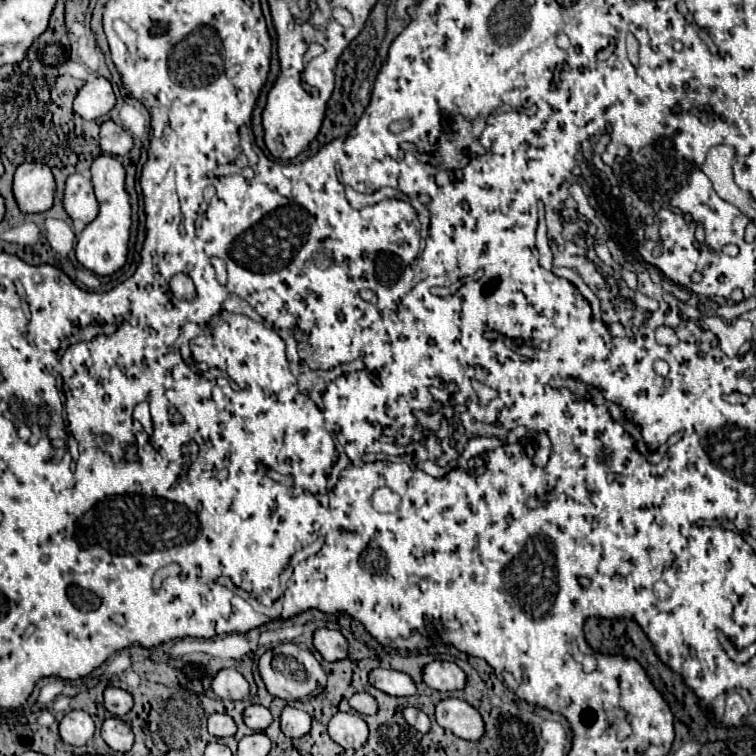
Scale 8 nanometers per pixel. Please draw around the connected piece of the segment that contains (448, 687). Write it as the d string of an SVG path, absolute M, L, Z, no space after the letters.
M433 661L423 669L423 681L437 691L459 691L465 689L467 675L449 661Z

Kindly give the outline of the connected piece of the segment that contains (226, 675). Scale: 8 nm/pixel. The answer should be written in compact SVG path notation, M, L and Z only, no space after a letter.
M223 669L217 673L217 677L211 683L213 691L221 699L233 699L243 701L249 695L249 683L247 679L235 671L235 669Z

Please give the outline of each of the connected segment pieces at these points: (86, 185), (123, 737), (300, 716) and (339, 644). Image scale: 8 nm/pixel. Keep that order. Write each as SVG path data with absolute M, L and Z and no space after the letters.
M75 173L67 179L65 211L71 219L81 219L83 223L91 223L97 217L97 197L93 195L93 183L89 183L89 177Z
M111 717L111 719L107 719L103 723L101 737L113 751L125 753L125 751L129 751L133 747L133 731L119 717Z
M285 707L281 713L281 731L291 739L299 739L311 731L311 717L301 709Z
M317 629L313 635L313 643L325 661L343 661L349 653L349 643L339 631Z

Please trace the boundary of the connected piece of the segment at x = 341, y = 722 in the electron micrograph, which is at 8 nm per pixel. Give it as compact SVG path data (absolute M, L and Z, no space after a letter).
M337 713L329 721L329 735L345 749L361 749L369 737L369 727L359 715Z

